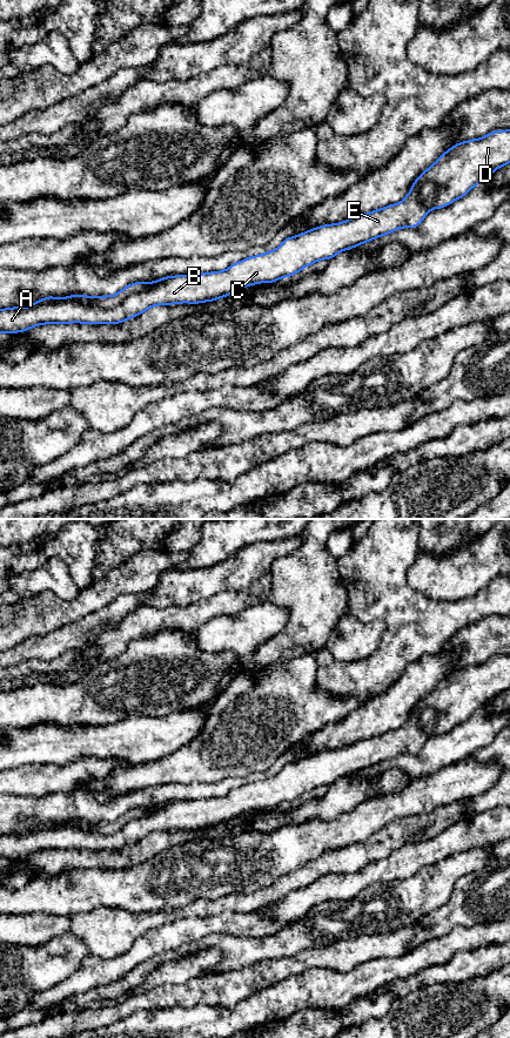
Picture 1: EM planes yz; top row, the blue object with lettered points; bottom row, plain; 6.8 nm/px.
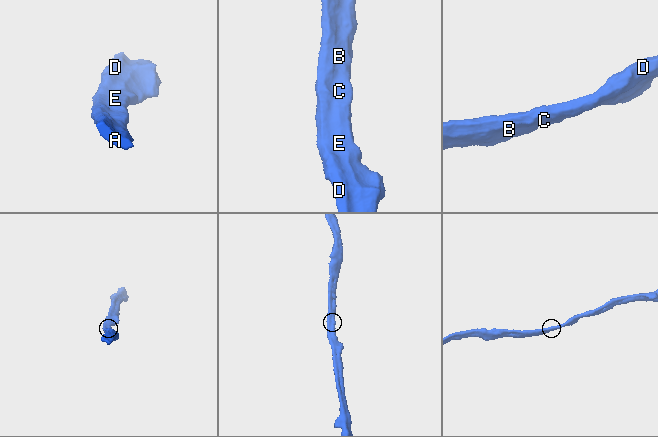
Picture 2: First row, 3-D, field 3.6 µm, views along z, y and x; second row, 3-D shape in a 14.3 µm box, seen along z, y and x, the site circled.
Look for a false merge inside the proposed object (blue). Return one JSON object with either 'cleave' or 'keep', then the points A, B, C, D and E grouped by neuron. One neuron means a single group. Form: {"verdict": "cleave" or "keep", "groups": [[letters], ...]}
{"verdict": "cleave", "groups": [["A", "B", "C", "E"], ["D"]]}

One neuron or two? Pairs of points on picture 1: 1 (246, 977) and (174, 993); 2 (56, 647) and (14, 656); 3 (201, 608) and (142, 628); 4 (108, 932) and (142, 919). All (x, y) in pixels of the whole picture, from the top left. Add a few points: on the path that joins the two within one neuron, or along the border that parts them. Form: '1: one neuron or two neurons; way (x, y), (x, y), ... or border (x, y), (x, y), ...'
1: one neuron; way (228, 988), (202, 989), (192, 993)
2: one neuron; way (46, 647), (25, 651)
3: one neuron; way (187, 619), (156, 620)
4: one neuron; way (116, 929), (134, 925)

